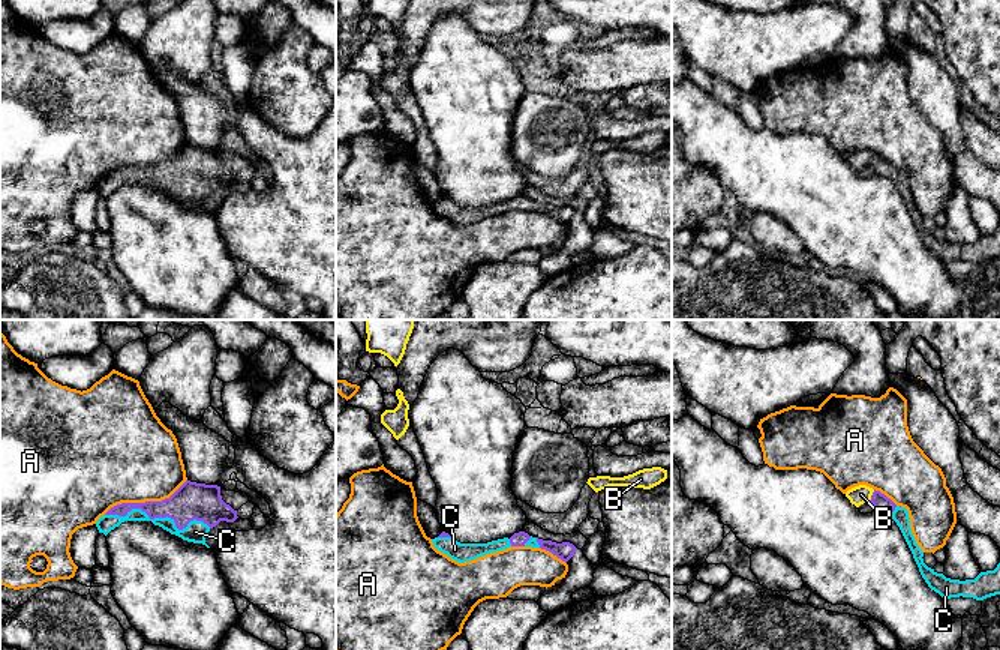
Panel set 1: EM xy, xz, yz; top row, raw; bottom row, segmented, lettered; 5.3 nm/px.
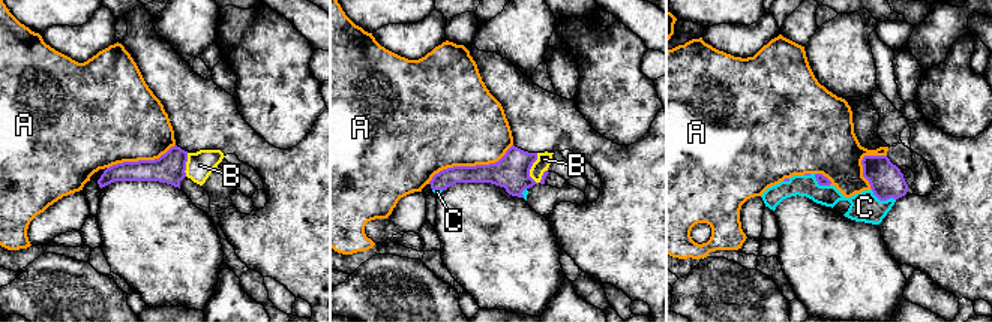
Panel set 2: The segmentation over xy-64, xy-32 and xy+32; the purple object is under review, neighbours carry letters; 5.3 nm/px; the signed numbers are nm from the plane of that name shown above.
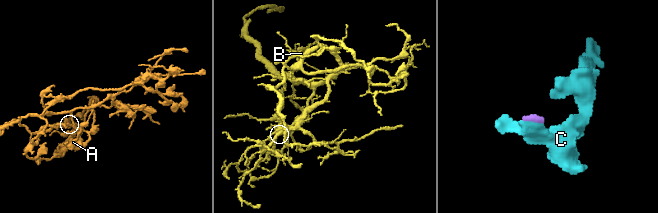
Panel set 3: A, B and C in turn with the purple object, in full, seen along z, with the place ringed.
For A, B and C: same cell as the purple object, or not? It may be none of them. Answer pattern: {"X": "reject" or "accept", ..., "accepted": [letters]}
{"A": "reject", "B": "reject", "C": "accept", "accepted": ["C"]}

